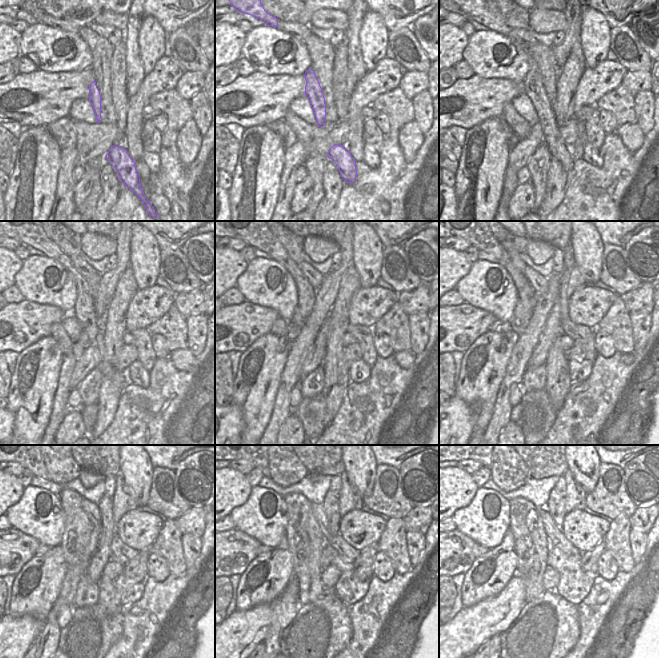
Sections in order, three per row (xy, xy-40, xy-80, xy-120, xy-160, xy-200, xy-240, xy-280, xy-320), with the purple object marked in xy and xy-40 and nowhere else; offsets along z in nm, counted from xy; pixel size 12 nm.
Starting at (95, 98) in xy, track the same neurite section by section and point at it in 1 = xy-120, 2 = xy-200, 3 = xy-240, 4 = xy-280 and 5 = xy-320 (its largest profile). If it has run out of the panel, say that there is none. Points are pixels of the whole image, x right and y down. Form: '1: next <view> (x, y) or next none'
1: next xy-120 (84, 311)
2: next xy-200 (485, 241)
3: next xy-240 (36, 465)
4: next xy-280 (263, 465)
5: next xy-320 (483, 465)

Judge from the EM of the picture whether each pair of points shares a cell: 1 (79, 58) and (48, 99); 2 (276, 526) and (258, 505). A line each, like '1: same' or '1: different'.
1: different
2: same

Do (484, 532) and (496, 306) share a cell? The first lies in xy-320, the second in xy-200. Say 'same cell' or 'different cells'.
same cell

